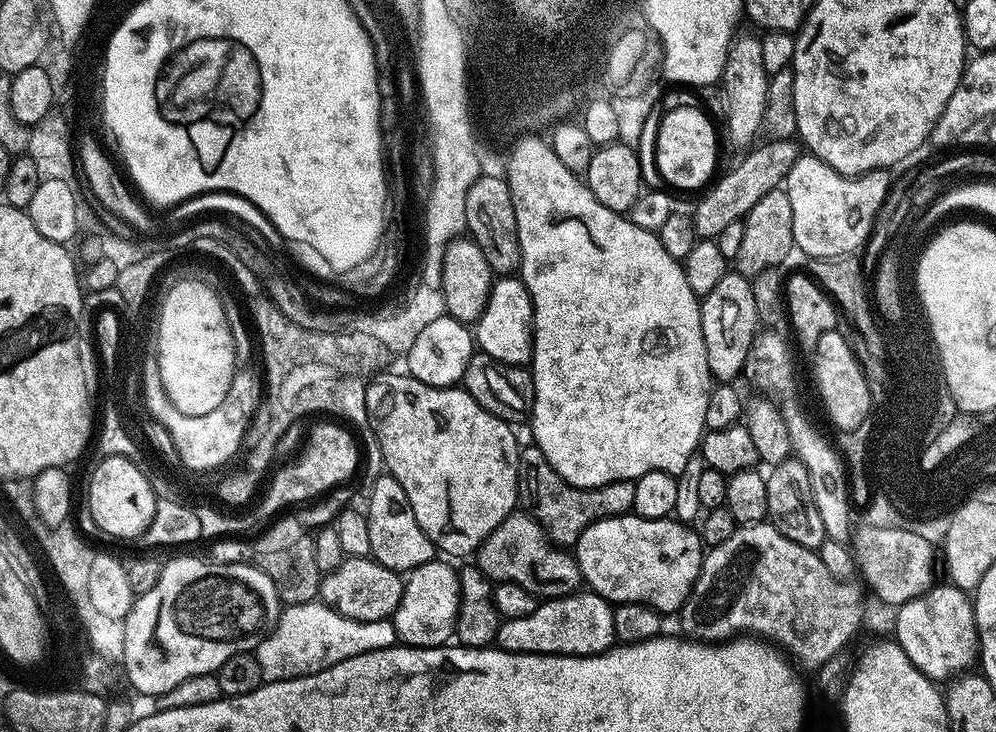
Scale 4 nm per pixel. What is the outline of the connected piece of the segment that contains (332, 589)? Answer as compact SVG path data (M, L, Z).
M350 556L338 570L323 573L319 599L335 612L358 622L378 622L392 617L402 602L404 580L401 573L382 566L371 556Z

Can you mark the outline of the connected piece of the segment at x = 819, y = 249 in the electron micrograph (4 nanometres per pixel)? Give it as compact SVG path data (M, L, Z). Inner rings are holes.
M801 154L790 166L788 177L783 182L783 189L790 198L790 211L794 214L793 245L804 251L805 257L830 258L834 255L850 255L859 253L859 248L869 243L875 215L878 214L887 194L893 187L887 171L877 170L865 172L862 176L843 176L832 169L829 164L822 162L811 154Z

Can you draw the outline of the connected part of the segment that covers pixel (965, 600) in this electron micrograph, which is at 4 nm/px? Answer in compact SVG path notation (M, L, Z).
M949 582L933 583L921 596L895 609L896 629L894 639L902 646L906 658L922 670L933 682L947 681L963 673L978 660L978 637L976 634L976 609L967 591Z

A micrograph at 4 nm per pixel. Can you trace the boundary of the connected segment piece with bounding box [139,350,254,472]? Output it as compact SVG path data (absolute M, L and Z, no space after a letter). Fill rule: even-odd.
M150 350L146 358L146 366L140 368L139 372L146 372L146 391L148 398L148 406L152 408L152 412L164 422L168 424L170 432L174 434L176 446L180 450L180 454L184 456L184 460L192 466L203 466L207 472L214 471L224 465L240 448L243 447L247 432L254 417L248 412L248 404L244 400L244 404L240 404L240 400L236 400L236 385L232 384L230 390L227 391L225 398L219 403L219 406L204 415L186 415L171 402L170 396L166 392L166 388L162 383L161 367L158 366L157 350ZM232 404L240 404L240 408L236 408L236 412L232 412Z

